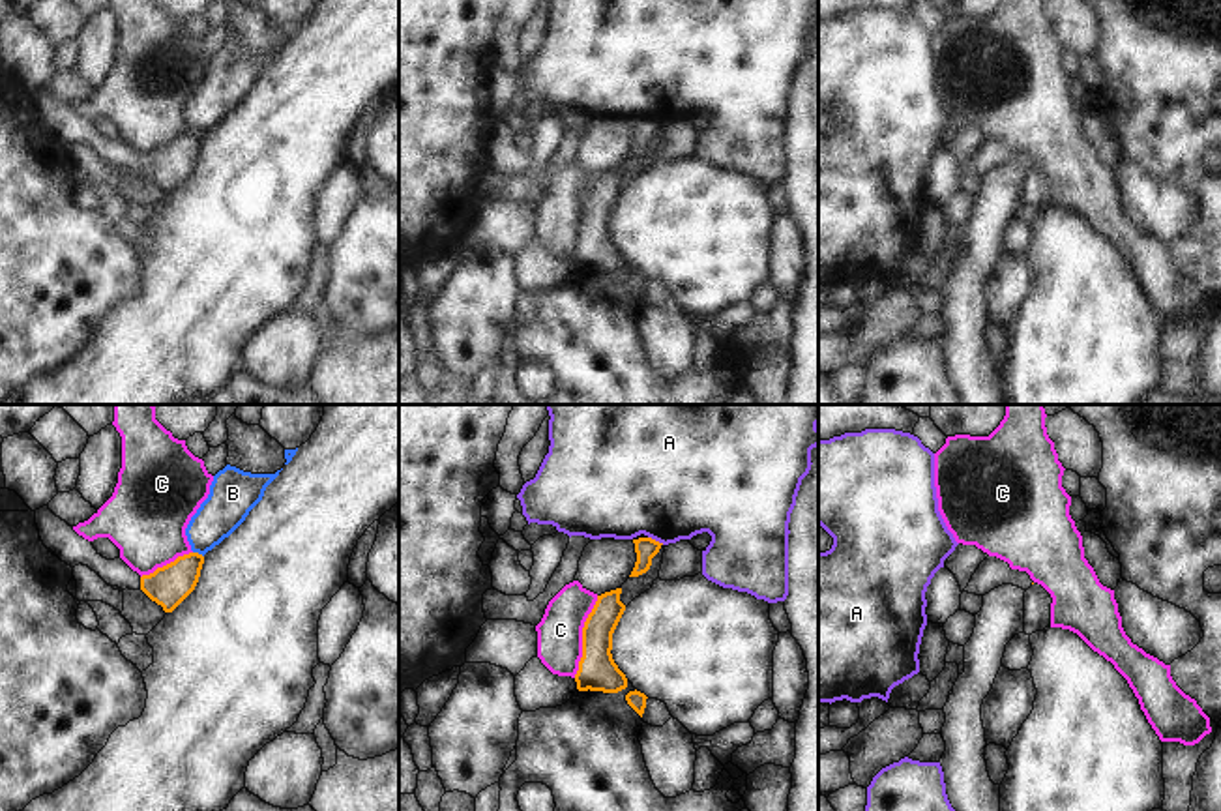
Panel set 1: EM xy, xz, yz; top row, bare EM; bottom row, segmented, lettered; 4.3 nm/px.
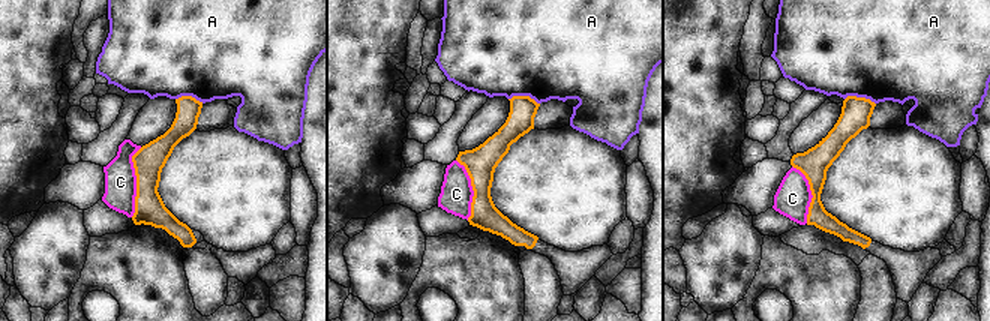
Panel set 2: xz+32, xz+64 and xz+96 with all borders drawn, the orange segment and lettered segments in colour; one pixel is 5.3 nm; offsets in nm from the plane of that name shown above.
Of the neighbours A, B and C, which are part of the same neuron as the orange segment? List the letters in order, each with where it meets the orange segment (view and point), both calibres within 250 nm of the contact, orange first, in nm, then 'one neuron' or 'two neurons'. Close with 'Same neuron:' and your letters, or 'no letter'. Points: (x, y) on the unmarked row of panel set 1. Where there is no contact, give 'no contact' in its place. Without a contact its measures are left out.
A: xz (654, 120) | 90/480 nm | two neurons
B: xy (197, 133) | 170/190 nm | two neurons
C: xz (583, 218) | 160/190 nm | two neurons
Same neuron: no letter

